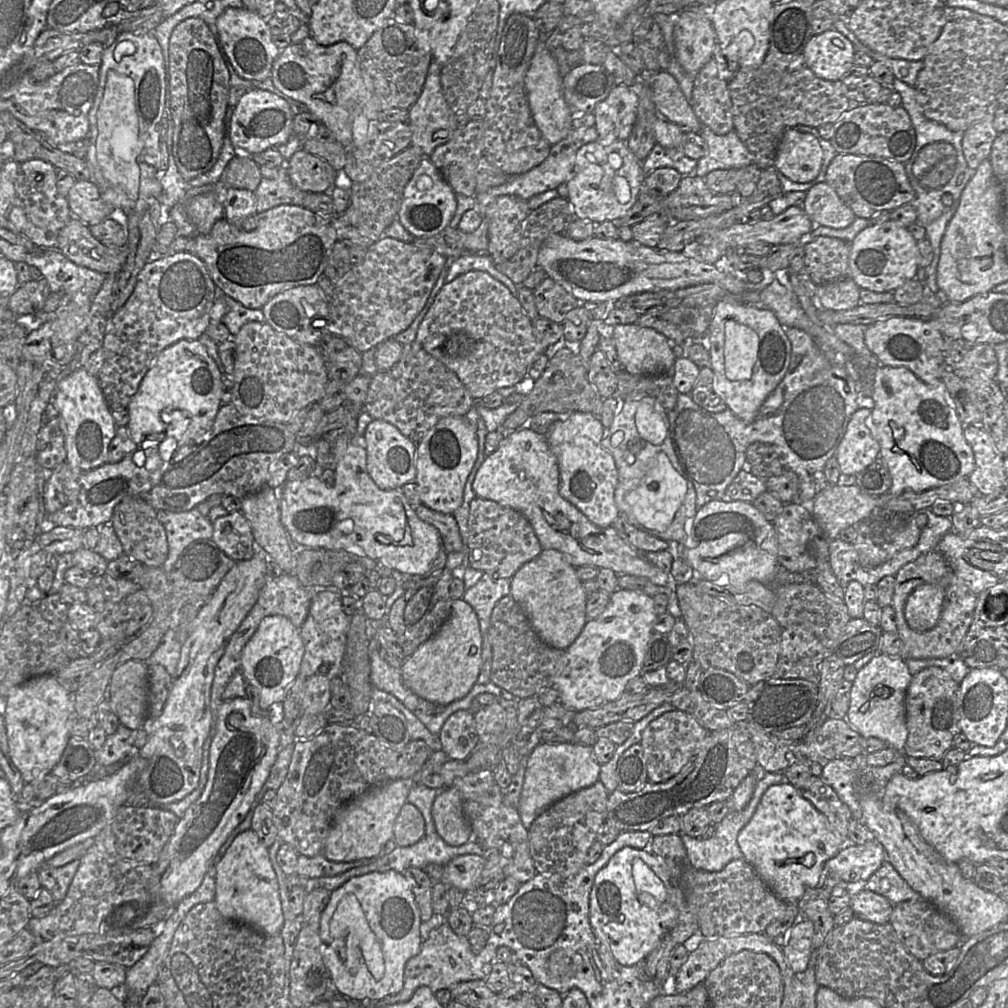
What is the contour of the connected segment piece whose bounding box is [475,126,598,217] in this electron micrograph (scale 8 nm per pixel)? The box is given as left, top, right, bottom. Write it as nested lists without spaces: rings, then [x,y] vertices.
[[[594,126],[590,128],[572,128],[564,139],[550,147],[548,156],[541,164],[524,174],[511,176],[509,181],[500,186],[476,194],[475,210],[483,217],[485,208],[499,196],[514,196],[528,201],[536,195],[557,189],[562,183],[568,183],[575,176],[575,158],[578,149],[590,142],[597,141],[597,139],[598,132]]]

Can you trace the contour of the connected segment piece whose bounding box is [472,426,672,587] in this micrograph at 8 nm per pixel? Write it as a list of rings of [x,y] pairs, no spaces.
[[[529,426],[504,436],[498,448],[485,458],[478,469],[472,488],[476,497],[492,500],[523,514],[533,527],[542,549],[558,550],[575,568],[609,568],[618,575],[648,578],[662,587],[672,581],[671,573],[667,574],[651,564],[644,553],[630,546],[618,535],[614,526],[596,526],[560,495],[557,458],[551,451],[546,436]]]

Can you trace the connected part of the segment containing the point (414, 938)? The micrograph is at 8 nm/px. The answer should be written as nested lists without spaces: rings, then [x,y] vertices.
[[[396,870],[354,876],[331,891],[319,934],[323,960],[337,992],[357,1002],[377,1001],[400,992],[405,965],[421,950],[421,923],[410,884]]]

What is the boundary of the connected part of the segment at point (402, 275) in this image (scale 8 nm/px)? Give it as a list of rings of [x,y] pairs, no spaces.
[[[382,236],[366,252],[363,261],[352,266],[335,285],[334,298],[329,304],[327,332],[344,338],[348,346],[363,353],[385,340],[406,330],[424,308],[441,272],[448,268],[448,259],[428,248],[420,248],[413,242]]]

